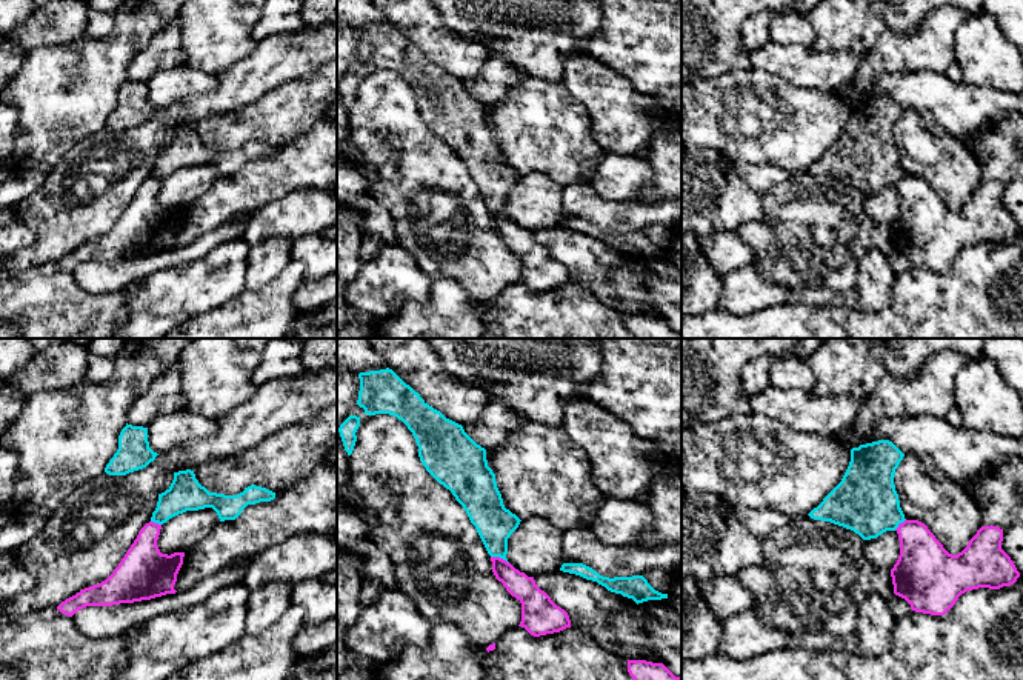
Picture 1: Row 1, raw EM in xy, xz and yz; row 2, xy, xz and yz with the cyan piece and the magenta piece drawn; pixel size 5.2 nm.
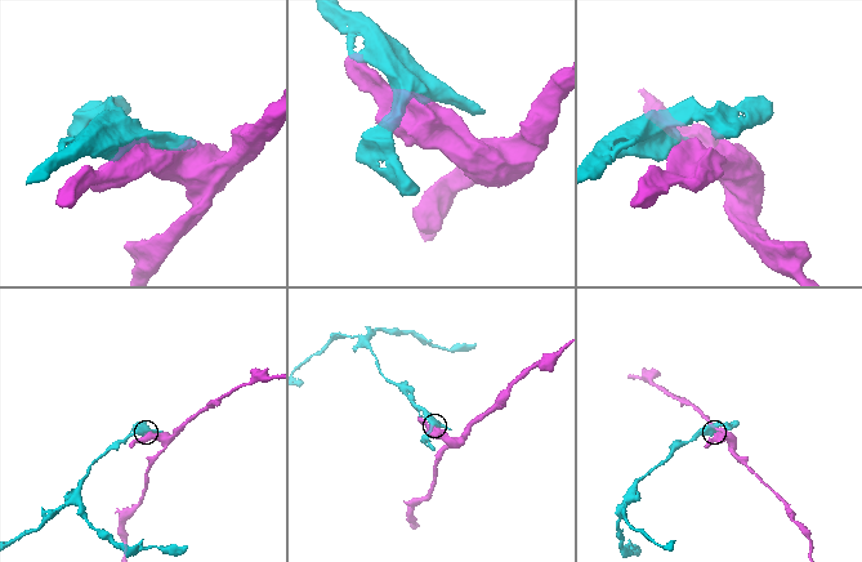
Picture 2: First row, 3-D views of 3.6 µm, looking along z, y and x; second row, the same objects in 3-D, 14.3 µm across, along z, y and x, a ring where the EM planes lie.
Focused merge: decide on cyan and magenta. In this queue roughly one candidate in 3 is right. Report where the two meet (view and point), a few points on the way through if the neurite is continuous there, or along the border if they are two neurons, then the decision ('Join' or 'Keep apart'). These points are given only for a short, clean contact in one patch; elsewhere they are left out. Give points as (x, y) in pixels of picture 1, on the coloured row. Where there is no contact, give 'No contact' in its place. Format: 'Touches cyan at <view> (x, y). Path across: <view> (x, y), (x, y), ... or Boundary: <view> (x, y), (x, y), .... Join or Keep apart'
Touches cyan at xz (500, 557). Boundary: xz (491, 556), (499, 556), (508, 563). Keep apart

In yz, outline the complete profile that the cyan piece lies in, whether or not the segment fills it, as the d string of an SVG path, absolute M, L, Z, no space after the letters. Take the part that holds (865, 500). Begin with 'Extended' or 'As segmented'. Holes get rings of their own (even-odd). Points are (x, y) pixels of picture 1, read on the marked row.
As segmented. M889 440L852 448L841 482L808 515L851 529L863 540L895 531L906 520L894 485L903 457Z

